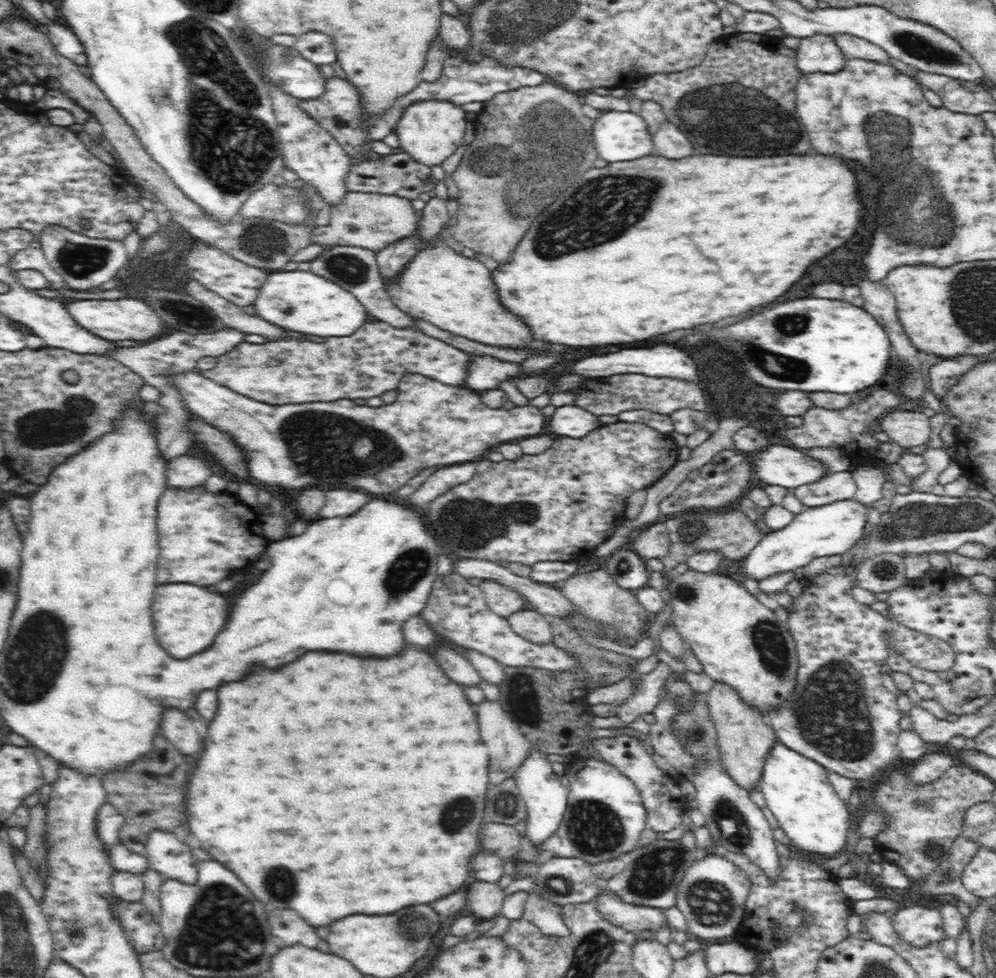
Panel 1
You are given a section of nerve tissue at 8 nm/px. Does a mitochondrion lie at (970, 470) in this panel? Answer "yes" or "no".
no

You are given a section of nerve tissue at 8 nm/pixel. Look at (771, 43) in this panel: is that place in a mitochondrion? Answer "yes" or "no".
no

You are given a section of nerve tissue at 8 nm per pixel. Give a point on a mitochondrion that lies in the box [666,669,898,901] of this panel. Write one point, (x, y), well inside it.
(733, 824)

